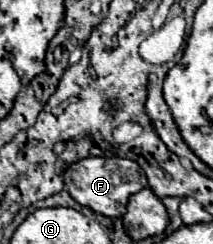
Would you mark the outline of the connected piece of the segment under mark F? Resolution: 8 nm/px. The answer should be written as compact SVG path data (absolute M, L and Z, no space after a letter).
M81 158L79 162L67 166L63 182L71 198L75 198L81 206L91 208L95 214L123 218L127 212L127 198L147 186L147 176L143 174L143 168L129 158Z

